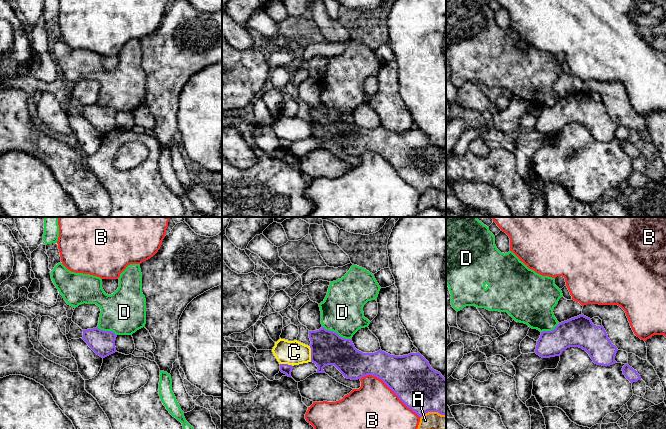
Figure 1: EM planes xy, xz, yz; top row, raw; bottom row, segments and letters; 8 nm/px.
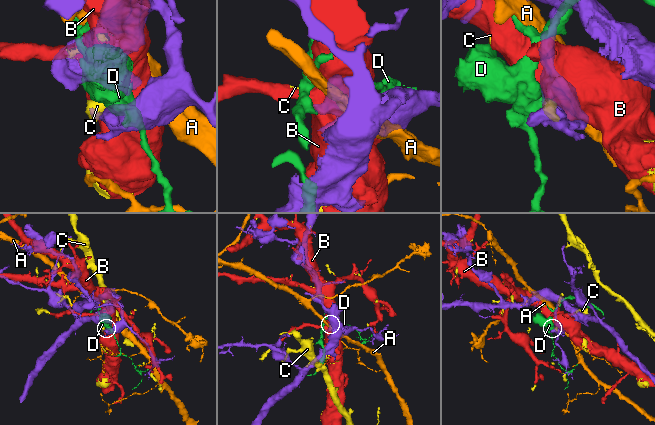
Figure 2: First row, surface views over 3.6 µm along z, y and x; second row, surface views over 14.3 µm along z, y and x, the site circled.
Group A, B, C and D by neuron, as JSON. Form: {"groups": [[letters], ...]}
{"groups": [["A"], ["B", "C"], ["D"]]}

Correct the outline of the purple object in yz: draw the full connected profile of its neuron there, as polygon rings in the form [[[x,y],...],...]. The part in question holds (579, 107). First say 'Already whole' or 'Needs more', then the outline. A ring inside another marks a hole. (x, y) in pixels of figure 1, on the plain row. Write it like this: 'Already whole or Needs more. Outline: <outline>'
Already whole. Outline: [[[583,90],[559,99],[552,107],[541,108],[535,129],[542,134],[550,134],[560,132],[570,123],[582,124],[597,141],[616,139],[618,125],[608,114],[604,103],[594,101]]]

